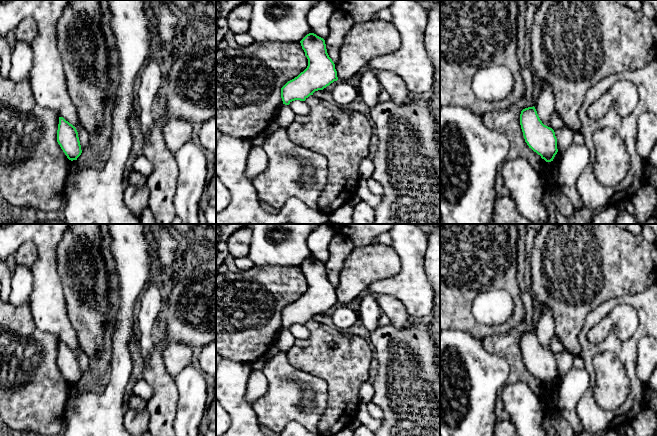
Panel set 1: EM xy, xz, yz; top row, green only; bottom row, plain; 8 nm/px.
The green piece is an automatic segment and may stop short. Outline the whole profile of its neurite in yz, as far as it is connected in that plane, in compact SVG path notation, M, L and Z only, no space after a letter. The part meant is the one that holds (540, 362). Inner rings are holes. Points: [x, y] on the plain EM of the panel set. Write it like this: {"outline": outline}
{"outline": "M534 330L521 335L520 349L529 372L546 386L553 385L558 376L555 356L542 347Z"}

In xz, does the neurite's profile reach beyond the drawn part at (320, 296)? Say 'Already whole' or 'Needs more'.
Already whole

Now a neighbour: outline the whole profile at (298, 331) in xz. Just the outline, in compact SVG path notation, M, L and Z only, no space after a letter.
M295 324L290 326L289 330L295 339L307 339L310 336L310 332L305 325Z

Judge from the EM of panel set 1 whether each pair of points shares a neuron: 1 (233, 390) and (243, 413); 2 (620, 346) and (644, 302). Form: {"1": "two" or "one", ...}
{"1": "one", "2": "one"}

